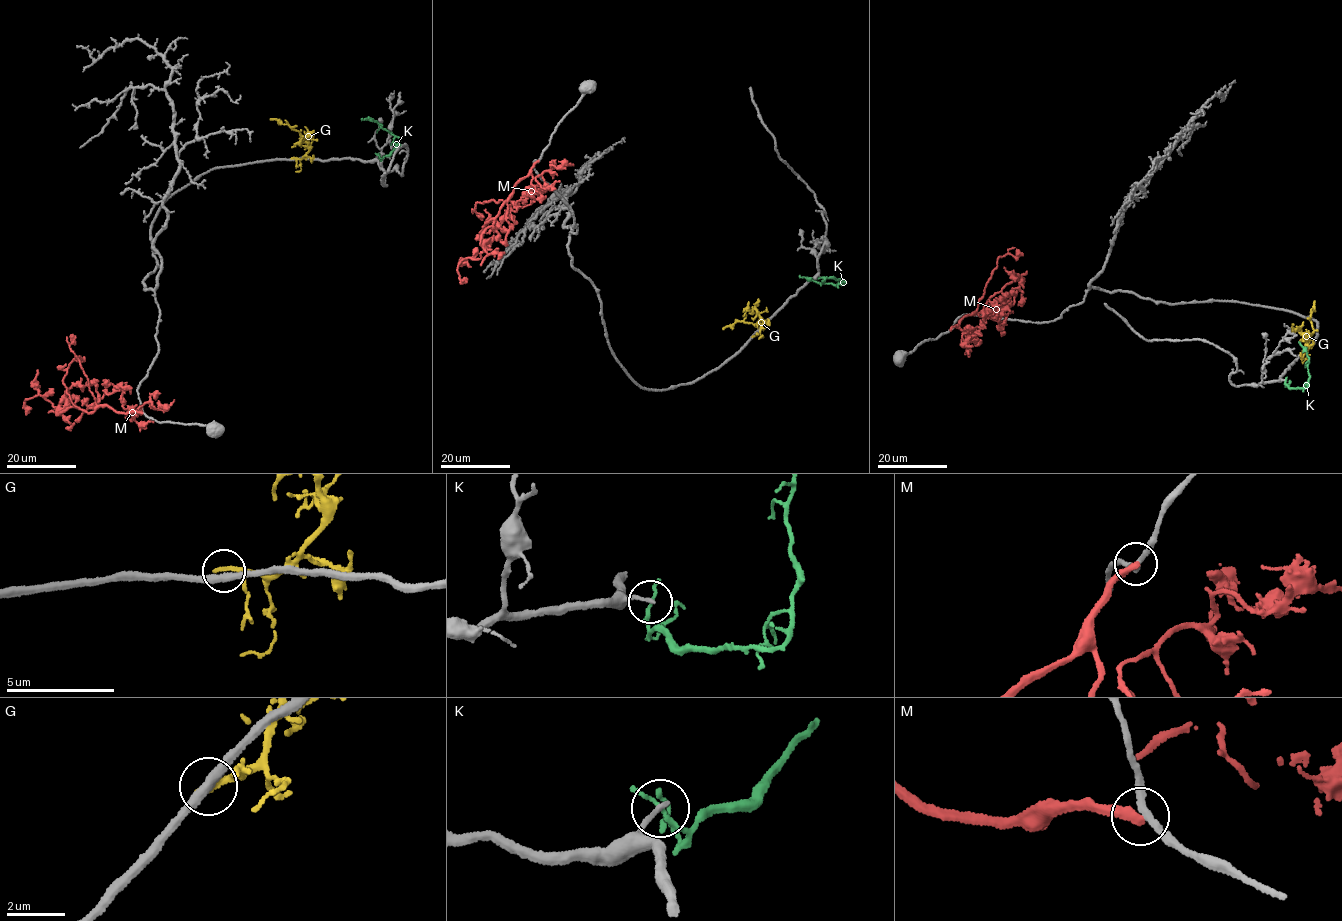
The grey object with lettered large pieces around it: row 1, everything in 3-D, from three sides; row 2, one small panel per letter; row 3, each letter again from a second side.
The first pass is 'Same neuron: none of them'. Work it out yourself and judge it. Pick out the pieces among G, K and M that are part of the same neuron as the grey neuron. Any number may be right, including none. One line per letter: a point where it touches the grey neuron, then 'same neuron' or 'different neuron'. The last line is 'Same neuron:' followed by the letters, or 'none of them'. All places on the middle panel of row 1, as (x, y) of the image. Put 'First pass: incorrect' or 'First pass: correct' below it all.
G: (753, 336) | different neuron
K: (821, 277) | different neuron
M: (538, 161) | different neuron
Same neuron: none of them
First pass: correct

